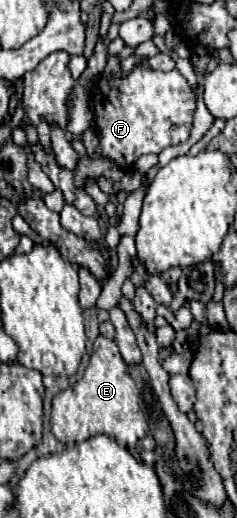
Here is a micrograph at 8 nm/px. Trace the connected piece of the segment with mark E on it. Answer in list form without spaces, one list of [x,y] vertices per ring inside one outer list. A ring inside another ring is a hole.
[[[104,336],[96,338],[84,378],[68,390],[62,390],[52,400],[50,424],[52,434],[60,442],[84,442],[96,434],[110,434],[120,444],[136,446],[148,434],[148,422],[140,406],[140,394],[114,340]]]

